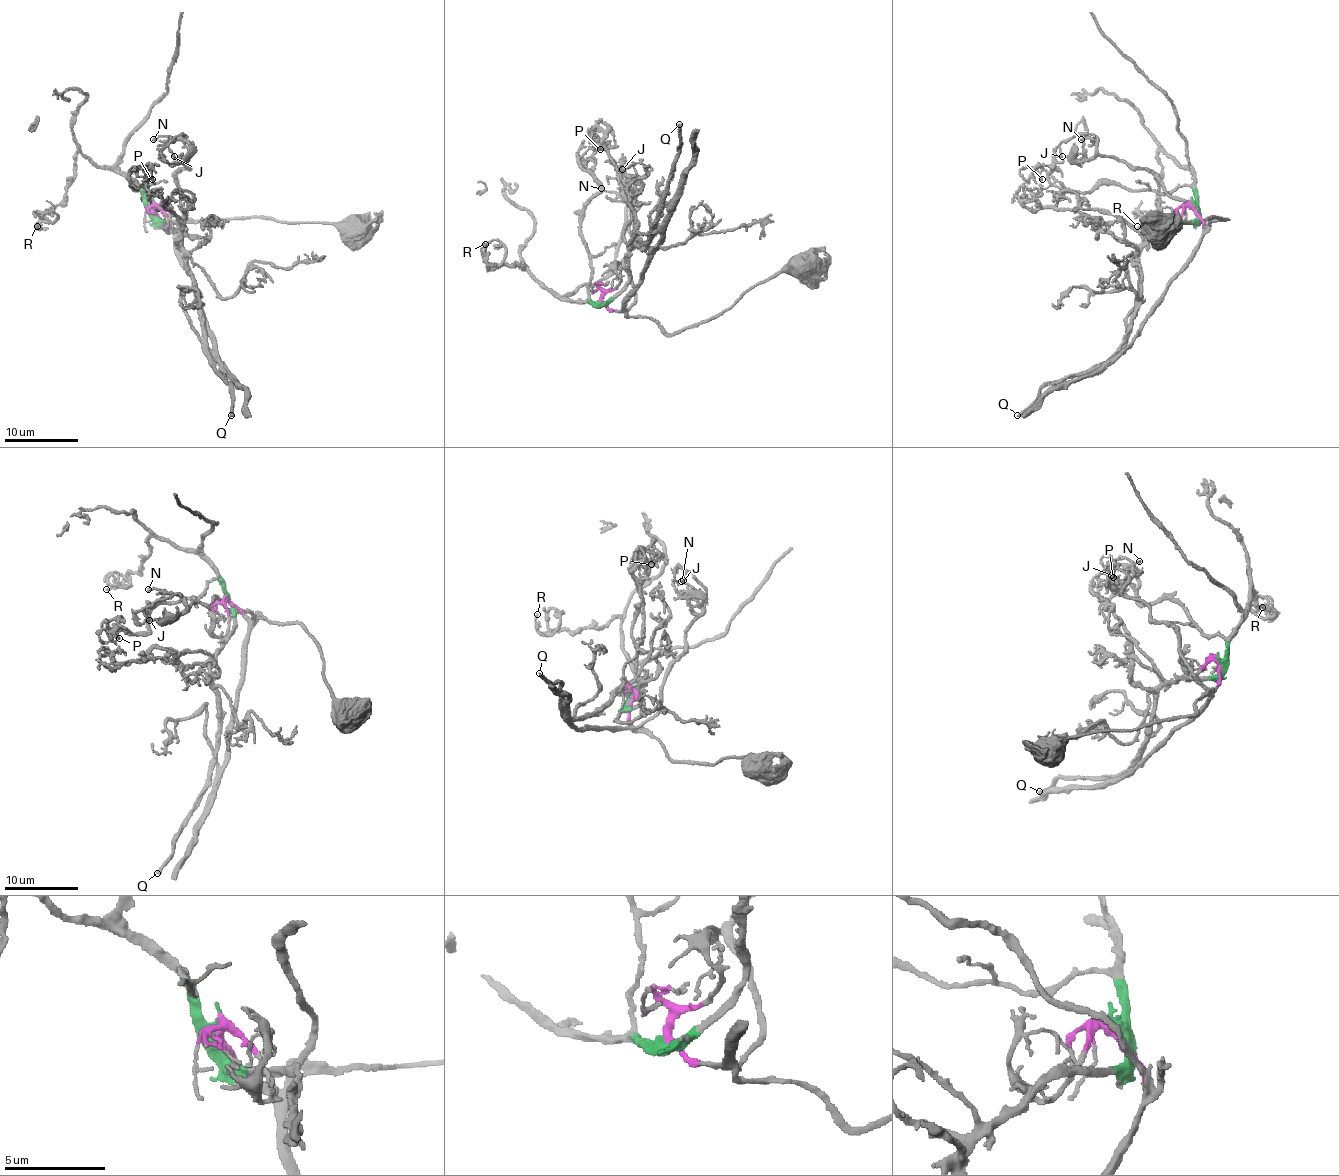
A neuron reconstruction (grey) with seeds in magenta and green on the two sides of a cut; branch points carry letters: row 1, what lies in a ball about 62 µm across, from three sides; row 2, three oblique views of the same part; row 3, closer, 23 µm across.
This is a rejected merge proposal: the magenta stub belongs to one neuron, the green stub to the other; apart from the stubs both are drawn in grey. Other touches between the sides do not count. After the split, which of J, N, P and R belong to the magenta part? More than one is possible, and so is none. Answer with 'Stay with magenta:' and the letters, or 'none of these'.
Stay with magenta: J, N

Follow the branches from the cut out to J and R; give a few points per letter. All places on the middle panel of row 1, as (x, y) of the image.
J: (601, 300), (621, 311), (634, 302), (625, 259), (634, 245), (629, 223), (640, 204), (616, 166), (621, 169)
R: (601, 300), (562, 300), (524, 265), (522, 269), (518, 265), (498, 265), (491, 269), (485, 263), (485, 245)

